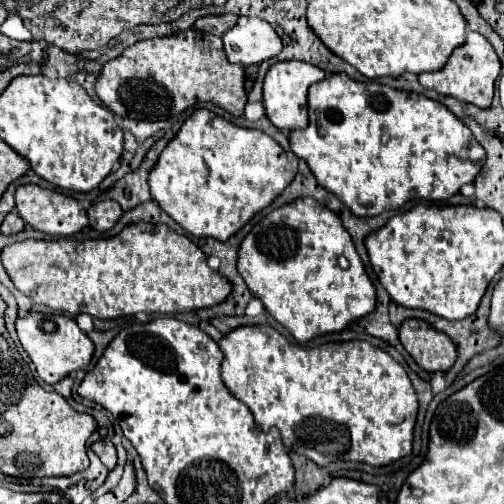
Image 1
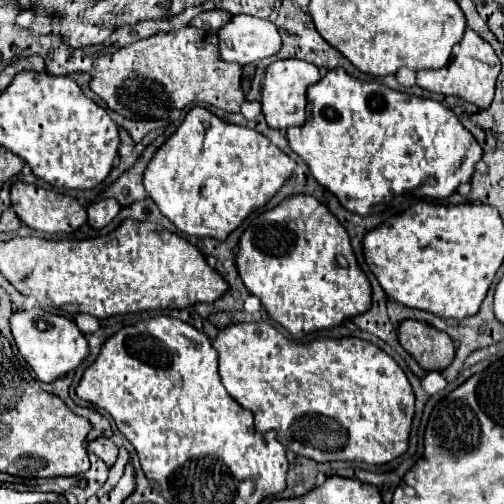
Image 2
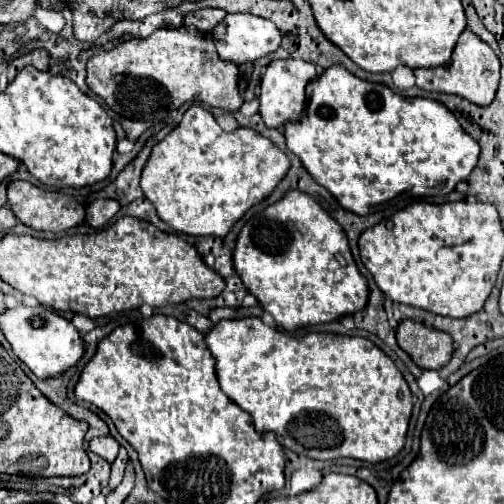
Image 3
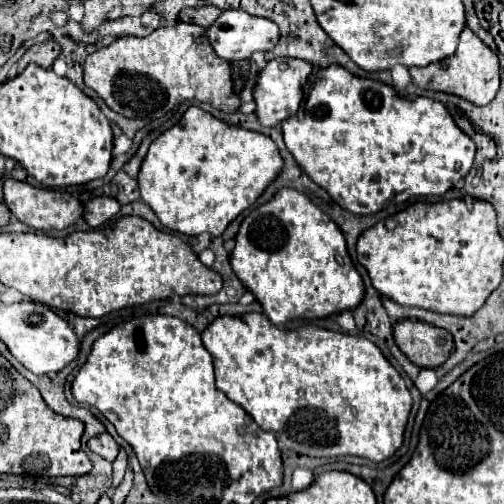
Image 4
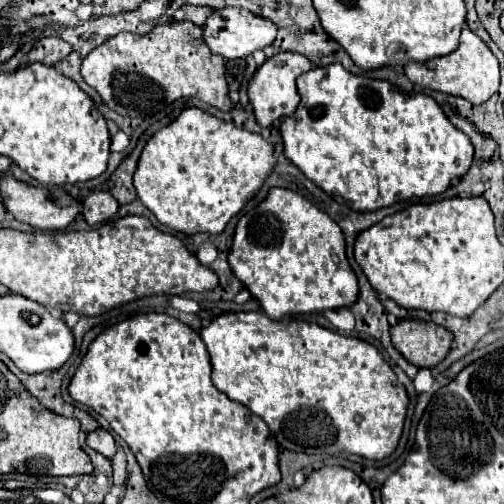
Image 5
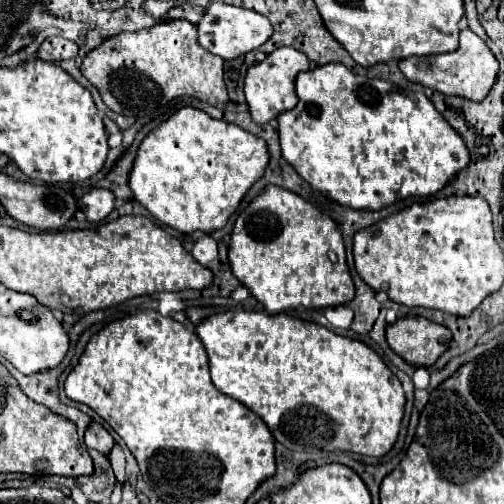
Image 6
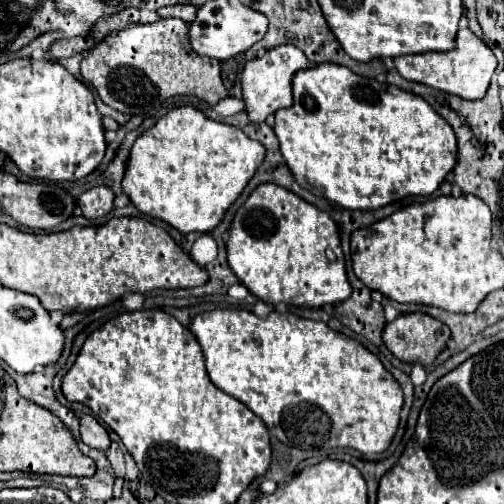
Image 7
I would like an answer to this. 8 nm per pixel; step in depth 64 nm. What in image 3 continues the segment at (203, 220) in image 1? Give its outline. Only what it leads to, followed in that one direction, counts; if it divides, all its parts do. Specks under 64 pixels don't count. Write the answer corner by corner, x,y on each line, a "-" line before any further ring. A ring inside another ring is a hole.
190,106
184,112
182,122
160,144
152,148
152,156
144,166
140,184
144,196
156,206
158,216
176,232
190,236
224,238
232,230
232,226
246,214
248,208
272,194
278,182
286,176
288,168
288,156
280,148
276,148
276,144
272,144
272,140
268,140
266,136
260,136
256,130
242,126
226,132
208,110
200,106

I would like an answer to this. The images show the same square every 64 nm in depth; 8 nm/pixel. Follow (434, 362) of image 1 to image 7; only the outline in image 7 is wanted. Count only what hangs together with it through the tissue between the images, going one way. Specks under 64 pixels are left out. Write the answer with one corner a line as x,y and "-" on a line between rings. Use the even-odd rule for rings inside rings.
402,314
384,328
384,344
408,364
430,366
448,340
450,328
426,314

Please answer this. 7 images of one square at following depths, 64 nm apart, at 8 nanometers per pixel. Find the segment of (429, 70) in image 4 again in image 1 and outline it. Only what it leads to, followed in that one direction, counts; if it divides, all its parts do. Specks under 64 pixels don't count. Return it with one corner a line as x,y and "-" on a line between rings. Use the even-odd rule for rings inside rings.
468,32
466,42
452,52
448,64
440,72
424,72
418,76
424,88
432,88
440,94
448,94
462,102
474,104
478,108
488,108
494,96
494,80
500,74
500,60
492,48
492,44
478,32

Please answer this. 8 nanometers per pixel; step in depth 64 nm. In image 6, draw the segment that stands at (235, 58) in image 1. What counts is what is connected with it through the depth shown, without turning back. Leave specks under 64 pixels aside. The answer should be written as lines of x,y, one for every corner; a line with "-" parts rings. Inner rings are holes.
220,2
210,4
206,8
202,22
198,24
198,44
202,48
206,48
208,52
224,58
224,60
234,60
238,56
248,54
250,50
260,48
270,36
272,36
270,20
266,20
264,16
260,16
248,8
240,8
240,6
232,6
232,4
220,4

